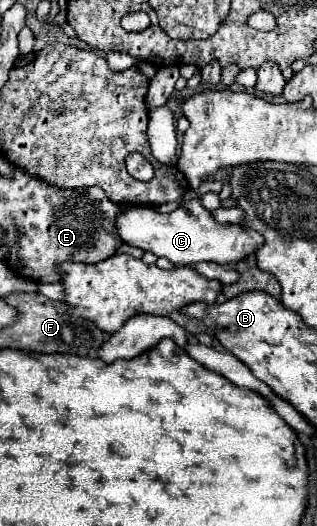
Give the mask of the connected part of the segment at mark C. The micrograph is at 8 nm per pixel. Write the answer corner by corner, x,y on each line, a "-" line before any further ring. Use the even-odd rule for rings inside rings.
199,199
185,203
183,207
163,215
153,207
129,207
119,213
117,221
117,237
125,245
139,247
143,251
151,251
157,257
165,257
175,265
191,265
199,261
215,261
215,263
237,263
243,257
255,253
259,245
263,245
263,237
251,229
243,229
241,225
221,225
211,213
201,205

